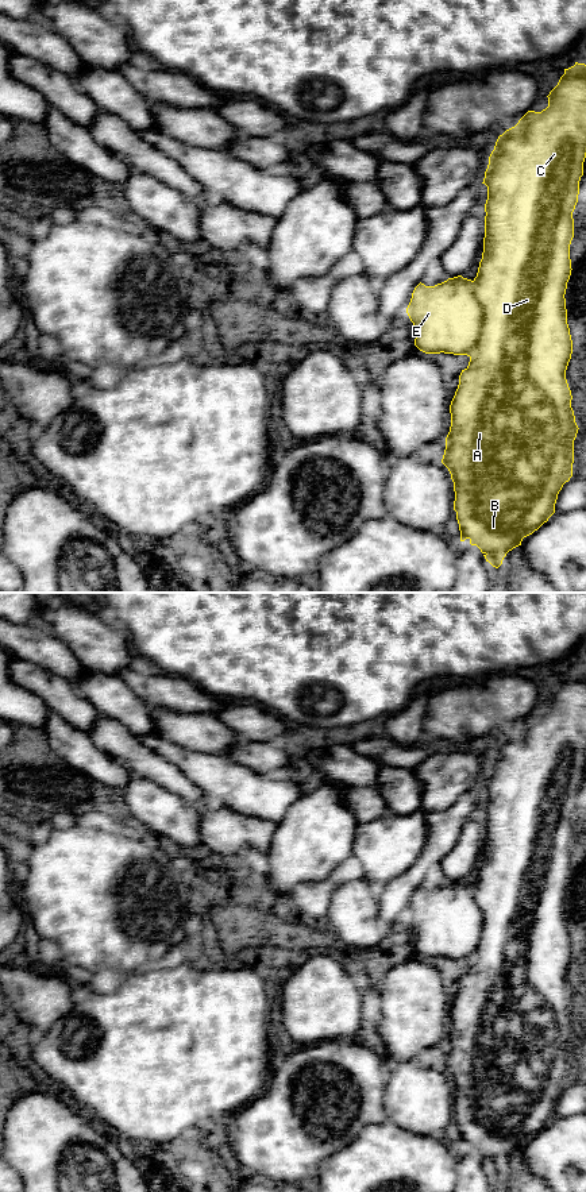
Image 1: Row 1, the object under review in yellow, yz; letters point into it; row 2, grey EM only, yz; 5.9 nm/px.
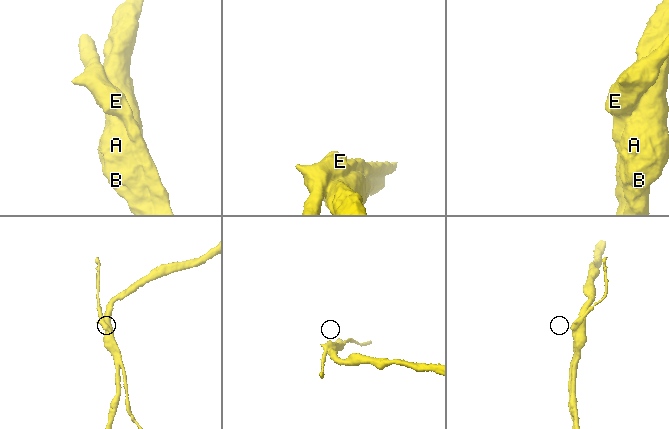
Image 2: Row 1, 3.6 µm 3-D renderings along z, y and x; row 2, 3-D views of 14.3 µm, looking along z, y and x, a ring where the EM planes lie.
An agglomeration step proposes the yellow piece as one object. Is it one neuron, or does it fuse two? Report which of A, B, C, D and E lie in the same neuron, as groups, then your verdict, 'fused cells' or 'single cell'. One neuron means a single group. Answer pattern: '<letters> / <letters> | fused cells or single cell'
A B C D / E | fused cells

